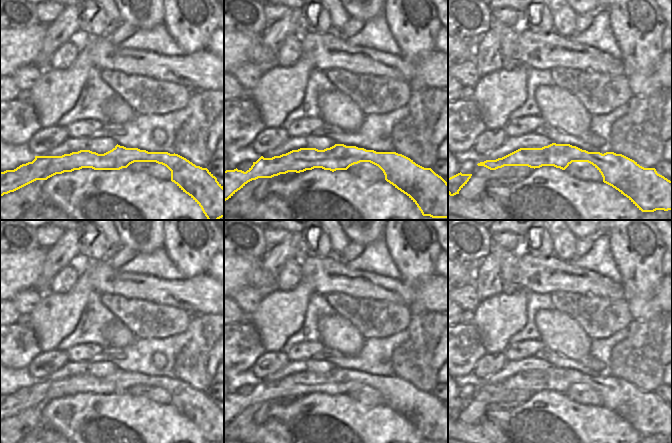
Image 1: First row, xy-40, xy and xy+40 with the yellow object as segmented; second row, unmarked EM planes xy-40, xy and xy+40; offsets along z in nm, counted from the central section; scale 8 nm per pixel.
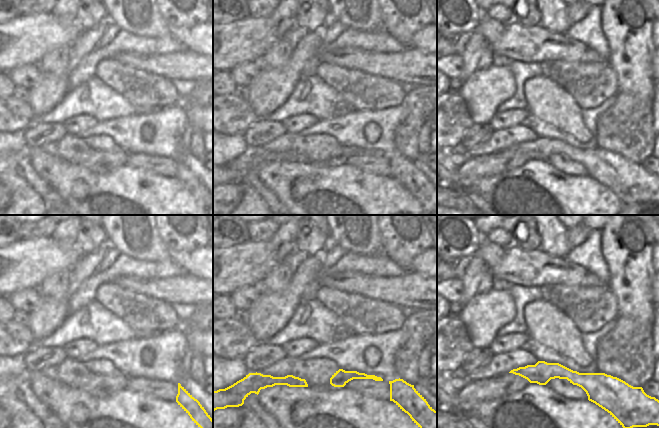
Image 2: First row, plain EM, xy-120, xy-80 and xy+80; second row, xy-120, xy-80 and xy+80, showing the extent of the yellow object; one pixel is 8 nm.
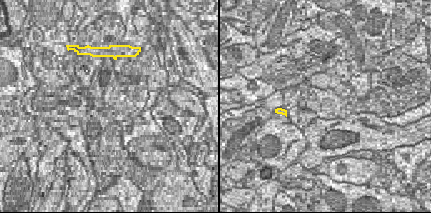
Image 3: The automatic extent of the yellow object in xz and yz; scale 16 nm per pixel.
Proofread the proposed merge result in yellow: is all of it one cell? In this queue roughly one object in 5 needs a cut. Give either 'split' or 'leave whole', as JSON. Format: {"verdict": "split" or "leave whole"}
{"verdict": "leave whole"}

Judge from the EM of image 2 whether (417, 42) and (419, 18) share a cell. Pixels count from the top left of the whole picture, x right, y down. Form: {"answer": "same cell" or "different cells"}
{"answer": "different cells"}

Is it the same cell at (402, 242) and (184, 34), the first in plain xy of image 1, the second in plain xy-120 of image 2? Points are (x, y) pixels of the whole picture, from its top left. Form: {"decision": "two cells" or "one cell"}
{"decision": "two cells"}

